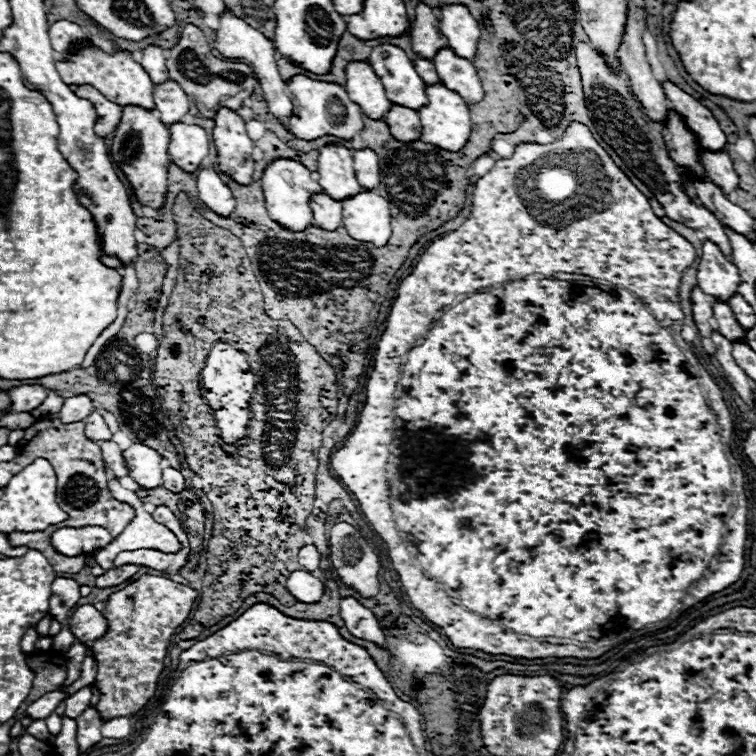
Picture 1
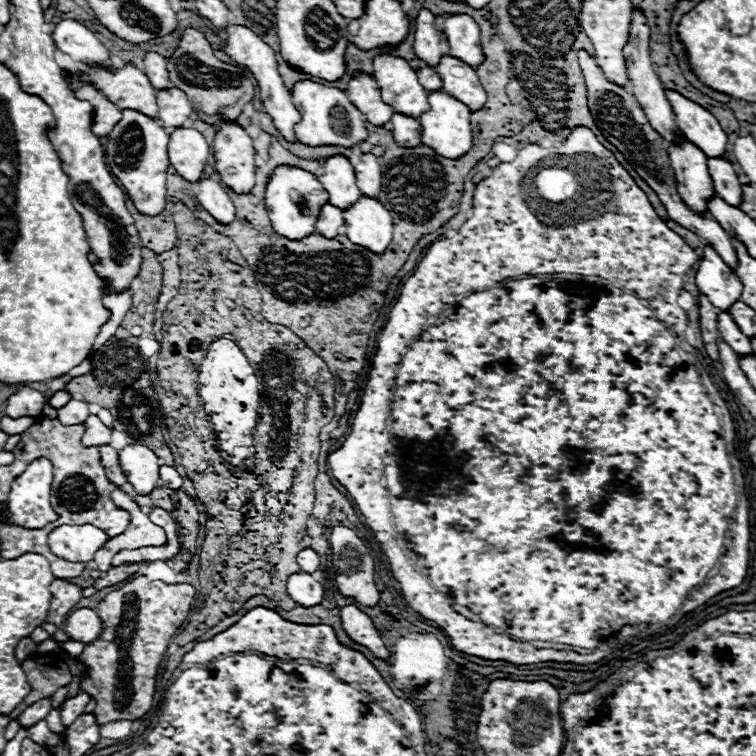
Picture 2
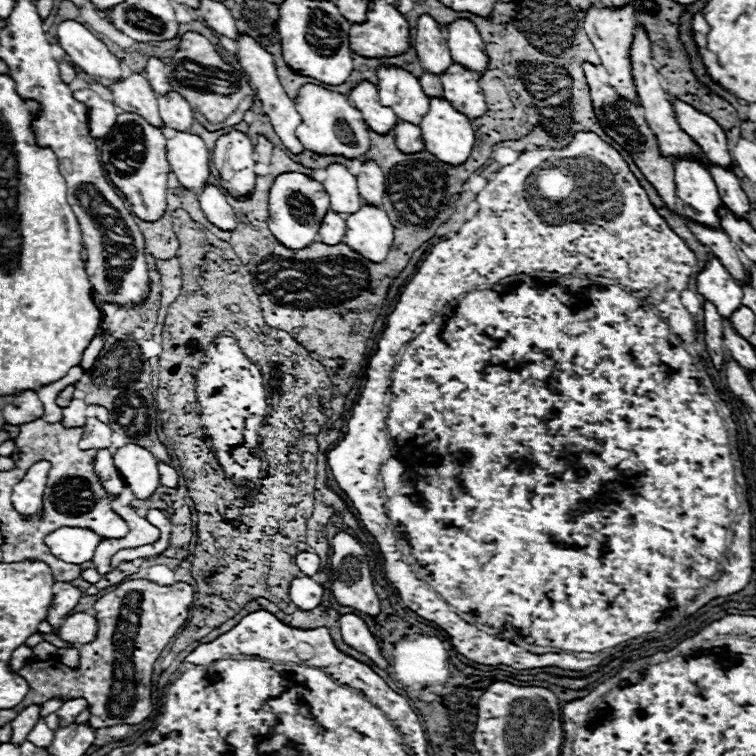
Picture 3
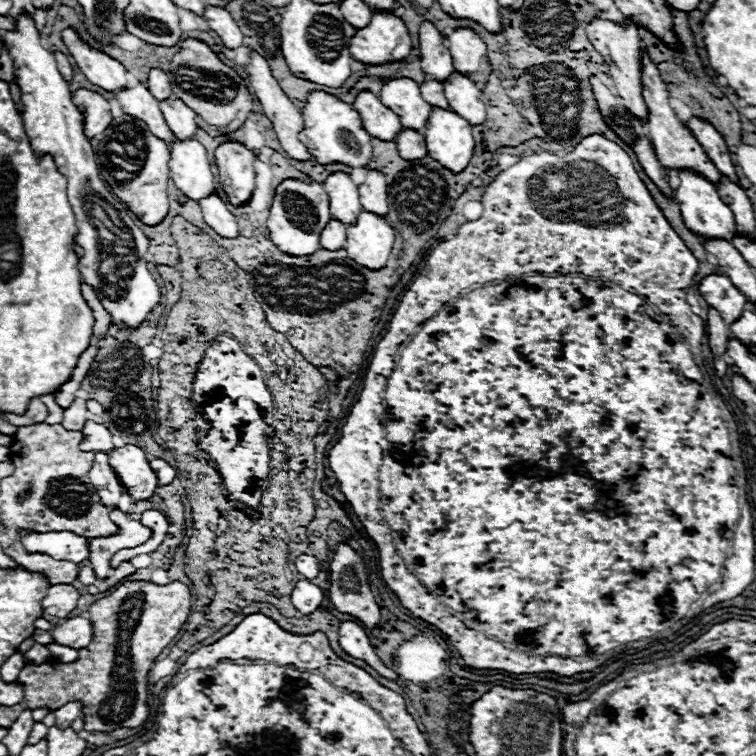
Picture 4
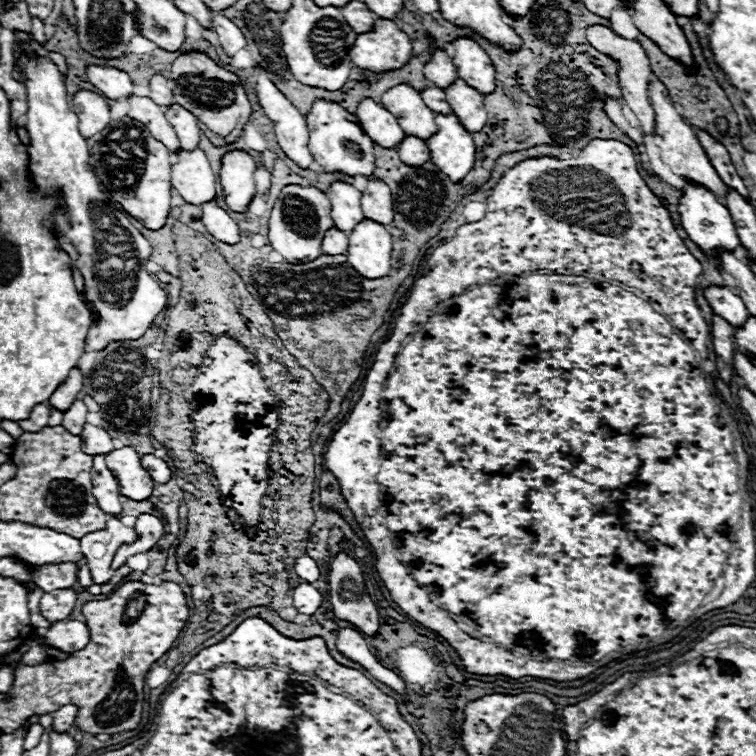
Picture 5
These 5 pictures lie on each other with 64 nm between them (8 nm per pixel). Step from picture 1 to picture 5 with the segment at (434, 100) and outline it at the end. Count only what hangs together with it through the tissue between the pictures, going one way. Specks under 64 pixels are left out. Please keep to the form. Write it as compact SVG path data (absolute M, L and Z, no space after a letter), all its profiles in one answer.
M436 114L434 122L438 132L426 140L430 148L430 160L444 174L448 174L450 180L462 180L470 172L476 158L472 134L454 114Z

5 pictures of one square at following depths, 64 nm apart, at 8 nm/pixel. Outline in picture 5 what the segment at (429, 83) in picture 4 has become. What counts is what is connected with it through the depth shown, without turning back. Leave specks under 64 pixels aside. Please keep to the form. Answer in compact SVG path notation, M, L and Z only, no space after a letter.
M428 86L426 90L422 90L422 100L424 104L428 104L428 108L432 108L434 112L452 112L446 98L444 98L444 90L438 86Z

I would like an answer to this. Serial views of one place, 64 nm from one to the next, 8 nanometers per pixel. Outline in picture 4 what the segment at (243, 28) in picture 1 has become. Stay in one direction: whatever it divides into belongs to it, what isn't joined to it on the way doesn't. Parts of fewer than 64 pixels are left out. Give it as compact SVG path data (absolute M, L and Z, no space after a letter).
M250 52L250 64L248 64L246 72L248 72L248 76L250 76L250 86L252 86L256 98L258 98L260 104L262 104L262 112L264 112L264 114L272 120L272 124L274 124L274 132L276 132L276 136L278 136L278 140L280 140L280 144L282 144L282 150L284 150L290 158L294 158L294 160L308 160L308 158L312 158L310 152L308 152L308 148L306 148L306 146L300 142L300 138L298 138L298 132L304 128L304 118L302 118L300 110L296 108L296 104L292 104L292 100L290 100L290 98L282 92L282 88L278 86L276 78L272 76L272 70L270 70L270 66L268 66L268 60L266 60L262 54L258 54L258 52Z

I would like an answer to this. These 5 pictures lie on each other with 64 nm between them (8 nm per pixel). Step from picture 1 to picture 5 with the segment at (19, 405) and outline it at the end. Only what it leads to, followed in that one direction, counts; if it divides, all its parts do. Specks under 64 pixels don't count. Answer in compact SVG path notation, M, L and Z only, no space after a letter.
M36 404L34 408L32 408L32 412L30 412L30 418L26 418L26 420L20 420L20 422L16 422L22 430L28 430L28 432L36 432L36 430L40 430L42 426L46 426L48 424L48 418L50 418L50 408L46 406L46 404Z

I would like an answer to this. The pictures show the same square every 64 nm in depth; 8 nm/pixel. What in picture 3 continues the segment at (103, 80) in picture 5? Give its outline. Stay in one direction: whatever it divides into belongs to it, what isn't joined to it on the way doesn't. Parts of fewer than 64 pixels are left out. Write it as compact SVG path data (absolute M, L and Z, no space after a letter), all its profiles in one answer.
M64 20L58 24L58 44L66 54L88 74L106 80L118 80L122 76L120 62L108 52L104 42L100 42L88 28L80 22Z

